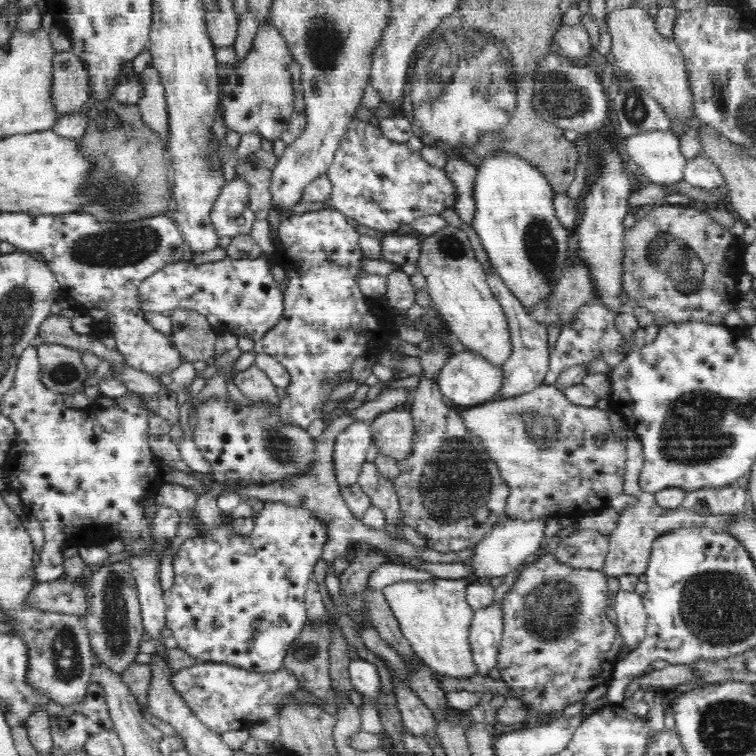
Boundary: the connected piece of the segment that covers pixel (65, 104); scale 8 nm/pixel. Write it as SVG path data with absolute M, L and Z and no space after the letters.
M58 51L53 56L52 101L58 118L85 109L89 101L86 67L72 51Z

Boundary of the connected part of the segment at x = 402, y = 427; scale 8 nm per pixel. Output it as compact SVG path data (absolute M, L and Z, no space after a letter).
M392 410L384 412L383 415L378 416L372 423L372 437L375 444L379 446L379 452L382 455L392 457L397 461L404 459L412 450L412 436L414 434L413 417L408 410Z

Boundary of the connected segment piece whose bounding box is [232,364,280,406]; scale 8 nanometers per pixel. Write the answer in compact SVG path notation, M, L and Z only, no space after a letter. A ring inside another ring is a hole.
M254 365L246 370L240 370L232 376L234 385L242 392L250 402L260 404L274 404L279 406L280 399L276 393L276 386L268 379L268 376Z

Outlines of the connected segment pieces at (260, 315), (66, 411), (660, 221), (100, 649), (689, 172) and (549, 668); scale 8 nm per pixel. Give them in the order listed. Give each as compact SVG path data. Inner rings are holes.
M260 256L251 259L231 259L225 257L216 262L206 262L200 265L192 261L178 261L164 266L154 272L152 276L142 281L138 288L138 302L140 307L148 312L166 312L166 310L188 309L195 310L205 316L211 326L216 328L218 334L232 335L234 337L248 337L254 342L260 342L268 329L272 328L281 319L284 310L283 290L274 281L270 273L269 260Z
M34 346L22 352L13 386L4 393L1 414L12 421L17 432L14 443L6 452L4 470L10 476L10 484L18 492L22 504L26 504L41 522L44 534L40 562L34 567L35 583L48 583L64 575L64 546L70 536L78 536L83 530L111 528L116 537L124 539L126 552L132 552L134 558L152 552L152 518L146 518L144 502L152 497L150 488L156 482L156 457L149 442L148 423L152 411L141 396L126 391L123 396L114 398L114 408L104 410L93 405L80 410L68 408L64 396L56 395L41 383L40 362Z
M658 203L648 207L644 218L625 229L623 243L626 245L623 248L622 276L626 309L647 308L652 314L656 314L657 325L690 322L725 324L726 314L738 307L740 295L737 295L736 286L745 274L740 239L733 234L732 227L725 228L724 224L714 221L698 205Z
M125 561L102 564L90 577L89 583L92 602L83 615L83 623L89 633L93 658L108 666L108 670L122 675L126 667L135 662L145 631L132 567Z
M700 155L687 159L683 180L709 192L726 183L719 168L709 158Z
M546 552L526 563L501 601L504 628L495 667L508 683L510 696L520 698L538 718L562 715L569 704L584 700L588 691L613 678L623 638L607 616L607 596L608 578L603 570L572 568Z

